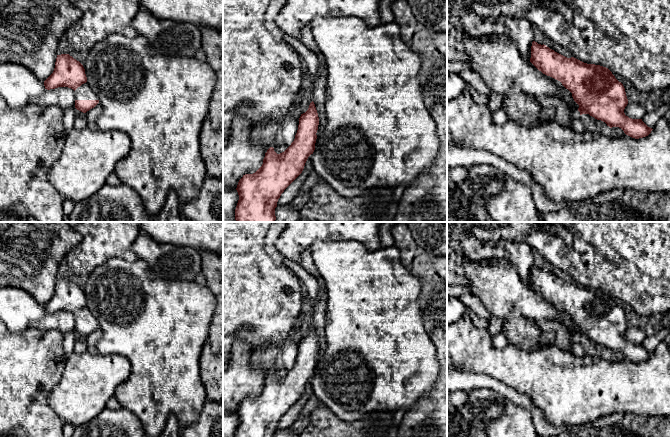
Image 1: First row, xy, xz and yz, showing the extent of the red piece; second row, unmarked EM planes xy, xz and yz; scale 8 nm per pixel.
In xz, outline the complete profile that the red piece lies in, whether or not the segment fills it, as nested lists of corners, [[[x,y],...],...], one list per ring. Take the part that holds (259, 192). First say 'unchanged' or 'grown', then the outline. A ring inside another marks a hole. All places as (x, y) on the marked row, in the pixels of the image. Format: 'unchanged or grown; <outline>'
unchanged; [[[312,101],[308,110],[299,118],[294,141],[282,153],[277,154],[273,147],[265,153],[262,166],[253,174],[245,174],[239,180],[237,192],[239,200],[235,209],[236,222],[275,222],[275,208],[284,190],[302,173],[308,157],[315,150],[319,117]]]

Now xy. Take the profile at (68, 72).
grown; [[[69,54],[57,55],[53,73],[44,81],[45,89],[68,87],[74,90],[75,108],[83,113],[94,108],[98,97],[87,83],[83,65]]]

